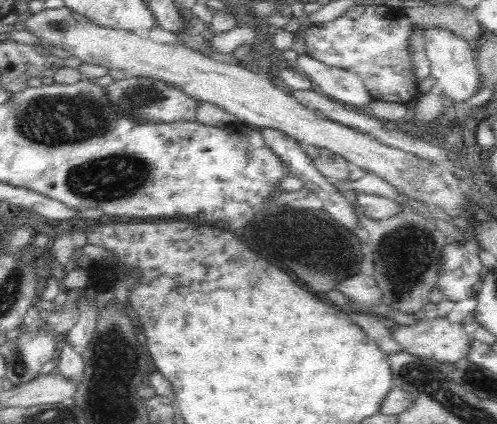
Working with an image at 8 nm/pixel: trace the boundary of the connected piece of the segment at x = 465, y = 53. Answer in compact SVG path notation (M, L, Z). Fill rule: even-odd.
M448 25L423 28L424 50L429 62L430 76L435 81L435 89L452 104L466 102L478 90L478 69L476 51L471 44Z

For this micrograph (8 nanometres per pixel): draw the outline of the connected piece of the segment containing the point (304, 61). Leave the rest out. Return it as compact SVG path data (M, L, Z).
M307 54L298 55L292 69L324 89L330 99L350 108L362 108L372 99L363 80L350 70L328 66Z

